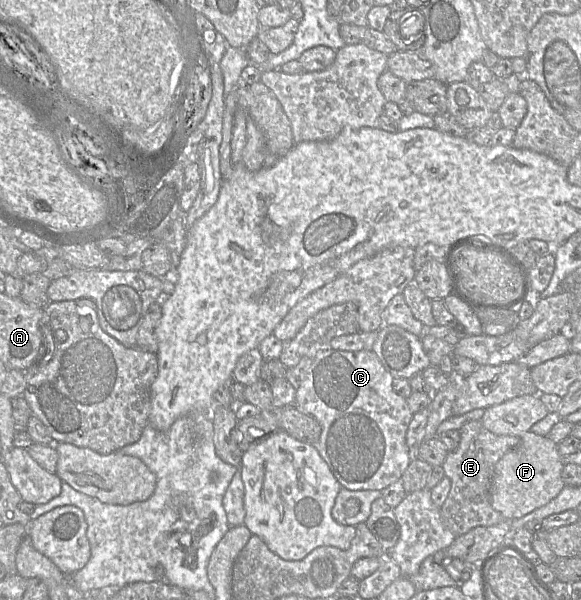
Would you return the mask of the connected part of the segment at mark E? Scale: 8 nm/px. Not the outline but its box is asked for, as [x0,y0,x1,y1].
[440,420,520,537]

